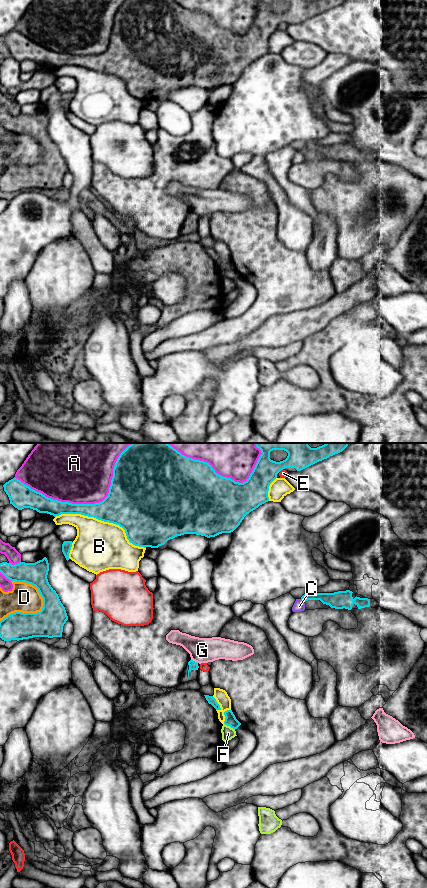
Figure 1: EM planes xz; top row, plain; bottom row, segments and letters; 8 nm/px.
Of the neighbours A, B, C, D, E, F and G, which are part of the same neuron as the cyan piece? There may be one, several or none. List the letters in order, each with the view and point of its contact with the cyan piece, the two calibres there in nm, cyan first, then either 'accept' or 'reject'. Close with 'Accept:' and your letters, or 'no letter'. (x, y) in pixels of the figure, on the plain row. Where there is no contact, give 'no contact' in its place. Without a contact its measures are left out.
A: xz (84, 56) | 220/440 nm | reject
B: xz (103, 72) | 380/400 nm | reject
C: xz (302, 152) | 110/90 nm | reject
D: xz (30, 165) | 240/240 nm | reject
E: xz (280, 22) | 200/60 nm | reject
F: xz (229, 277) | 90/100 nm | reject
G: xz (194, 213) | 70/200 nm | reject
Accept: no letter

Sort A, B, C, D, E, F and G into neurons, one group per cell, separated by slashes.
A / B / C / D / E / F / G

